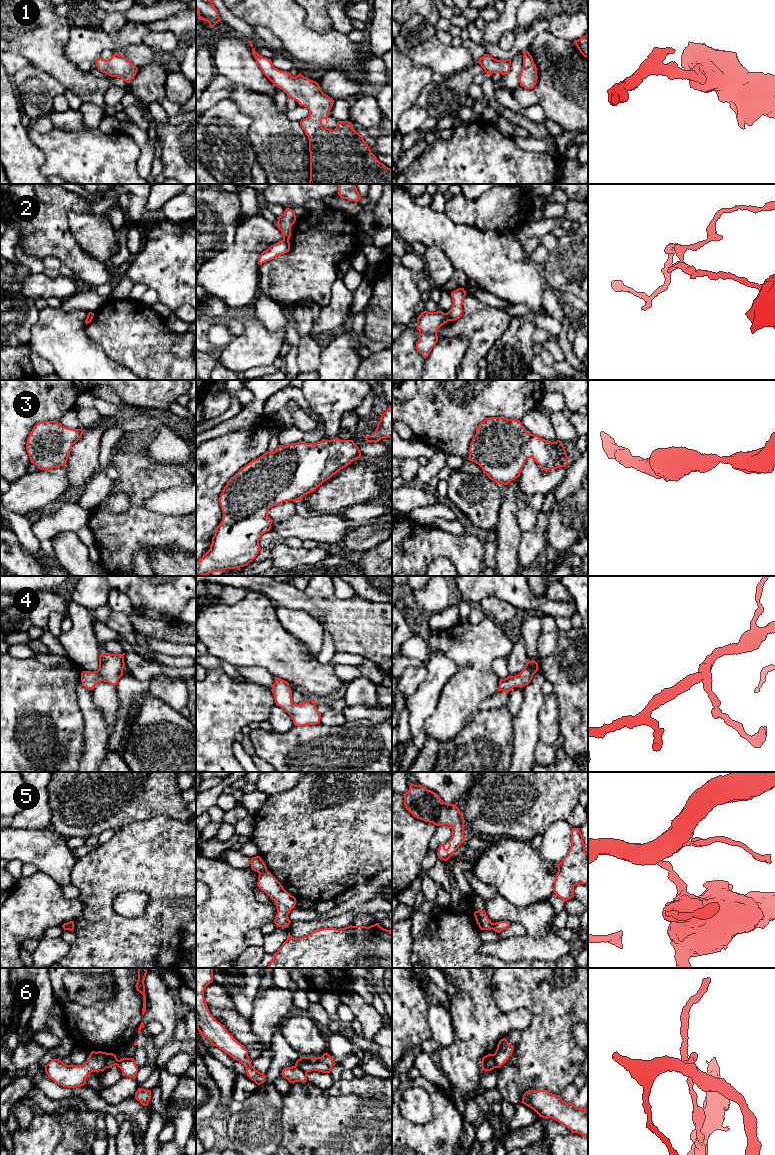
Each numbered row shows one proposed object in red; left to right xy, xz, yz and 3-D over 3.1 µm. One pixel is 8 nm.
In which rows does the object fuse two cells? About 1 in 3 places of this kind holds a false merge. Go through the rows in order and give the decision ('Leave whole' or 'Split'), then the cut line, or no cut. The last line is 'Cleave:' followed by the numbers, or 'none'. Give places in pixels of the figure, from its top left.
1: Leave whole. No split
2: Split. Split along yz (446, 313), (448, 320)
3: Leave whole. No split
4: Leave whole. No split
5: Split. Split along xz (266, 868), (259, 873)
6: Split. Split along xy (111, 1053), (107, 1058), (105, 1067)
Cleave: 2, 5, 6

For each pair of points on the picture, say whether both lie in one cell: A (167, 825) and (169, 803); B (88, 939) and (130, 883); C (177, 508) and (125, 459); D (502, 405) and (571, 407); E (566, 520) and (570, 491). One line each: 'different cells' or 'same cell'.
A: different cells
B: same cell
C: different cells
D: different cells
E: same cell

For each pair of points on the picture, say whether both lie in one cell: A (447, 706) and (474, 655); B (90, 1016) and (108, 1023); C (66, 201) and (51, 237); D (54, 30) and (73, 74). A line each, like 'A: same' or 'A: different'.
A: same
B: same
C: same
D: same

